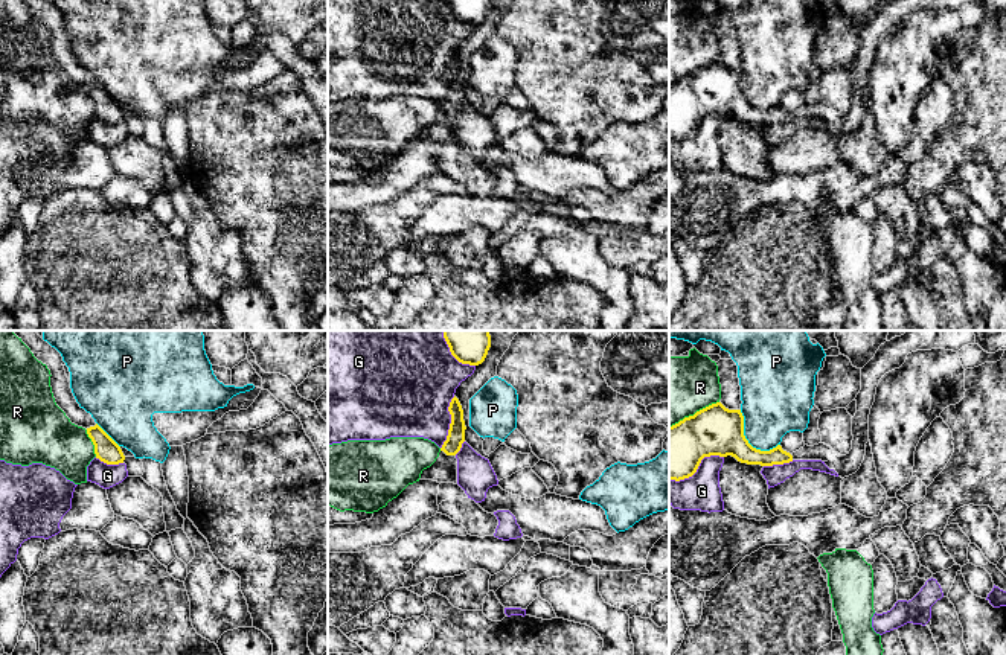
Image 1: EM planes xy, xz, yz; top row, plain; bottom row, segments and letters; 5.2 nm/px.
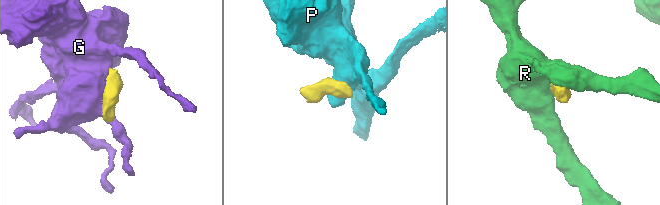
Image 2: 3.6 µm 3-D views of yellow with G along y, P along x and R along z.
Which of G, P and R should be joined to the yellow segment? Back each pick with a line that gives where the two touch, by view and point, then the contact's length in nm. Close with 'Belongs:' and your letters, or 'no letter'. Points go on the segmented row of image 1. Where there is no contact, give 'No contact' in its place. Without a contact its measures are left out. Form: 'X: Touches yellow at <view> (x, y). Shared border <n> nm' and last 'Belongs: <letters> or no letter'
Belongs: no letter

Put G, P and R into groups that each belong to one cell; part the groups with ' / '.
G / P / R

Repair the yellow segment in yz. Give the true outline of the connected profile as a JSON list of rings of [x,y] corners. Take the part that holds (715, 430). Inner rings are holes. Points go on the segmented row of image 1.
[[[907,331],[881,344],[875,356],[861,369],[861,390],[855,398],[857,413],[852,417],[852,449],[846,455],[840,455],[825,443],[805,445],[793,454],[783,451],[780,445],[770,451],[756,449],[744,436],[741,410],[729,410],[721,402],[712,404],[669,427],[669,480],[692,477],[701,460],[710,455],[732,455],[741,463],[761,466],[822,460],[838,477],[849,477],[860,469],[866,443],[870,442],[869,414],[879,379],[899,369],[911,352],[931,349],[959,352],[974,343],[972,331]]]

